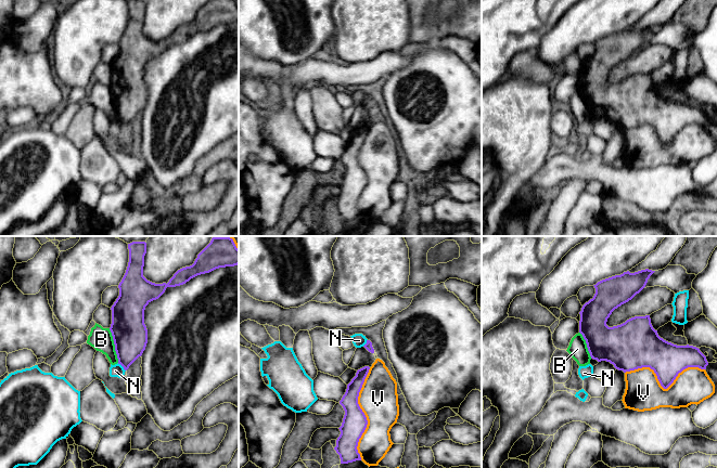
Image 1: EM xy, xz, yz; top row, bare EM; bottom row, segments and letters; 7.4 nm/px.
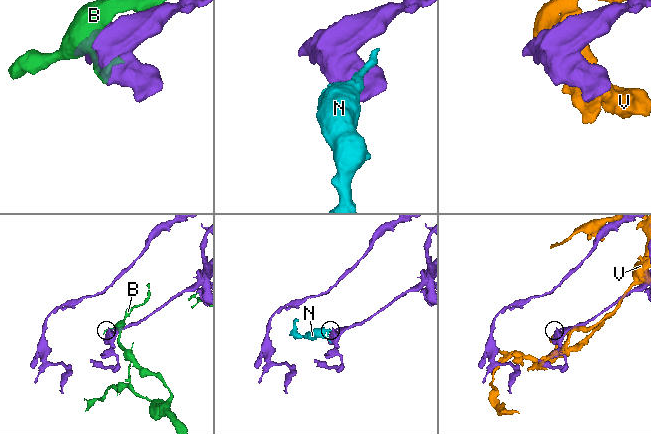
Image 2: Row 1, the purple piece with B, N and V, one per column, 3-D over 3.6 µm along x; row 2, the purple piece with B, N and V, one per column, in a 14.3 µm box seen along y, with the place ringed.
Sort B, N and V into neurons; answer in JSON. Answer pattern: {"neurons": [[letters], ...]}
{"neurons": [["B"], ["N"], ["V"]]}

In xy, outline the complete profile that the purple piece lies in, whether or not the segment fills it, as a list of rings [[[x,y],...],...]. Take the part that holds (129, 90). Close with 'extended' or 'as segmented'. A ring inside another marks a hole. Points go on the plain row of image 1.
[[[130,0],[128,6],[129,20],[118,42],[119,53],[111,65],[110,84],[118,121],[125,128],[145,107],[148,87],[144,67],[151,58],[158,56],[167,44],[180,43],[197,32],[239,22],[239,6],[234,0],[209,0],[192,23],[178,27],[167,41],[155,41],[143,34],[146,0]]]; as segmented

